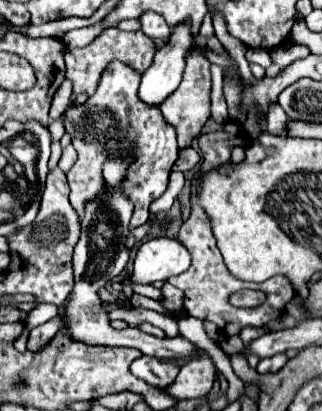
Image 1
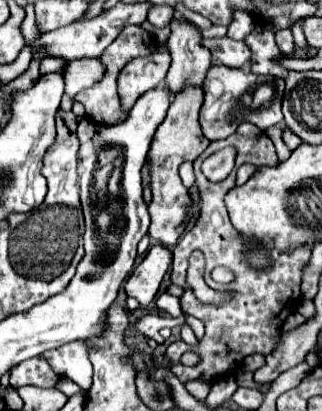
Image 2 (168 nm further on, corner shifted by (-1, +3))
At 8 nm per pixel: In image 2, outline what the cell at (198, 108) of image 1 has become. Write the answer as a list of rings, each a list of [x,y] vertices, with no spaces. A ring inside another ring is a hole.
[[[187,87],[185,91],[177,93],[175,101],[171,103],[165,121],[157,129],[147,163],[149,163],[149,173],[151,173],[151,203],[149,203],[149,213],[151,213],[151,227],[149,235],[163,247],[173,247],[179,237],[185,233],[185,221],[189,215],[189,189],[181,183],[179,177],[179,165],[185,161],[195,161],[207,147],[209,143],[203,143],[203,133],[199,127],[199,109],[203,103],[203,89],[199,87]]]

